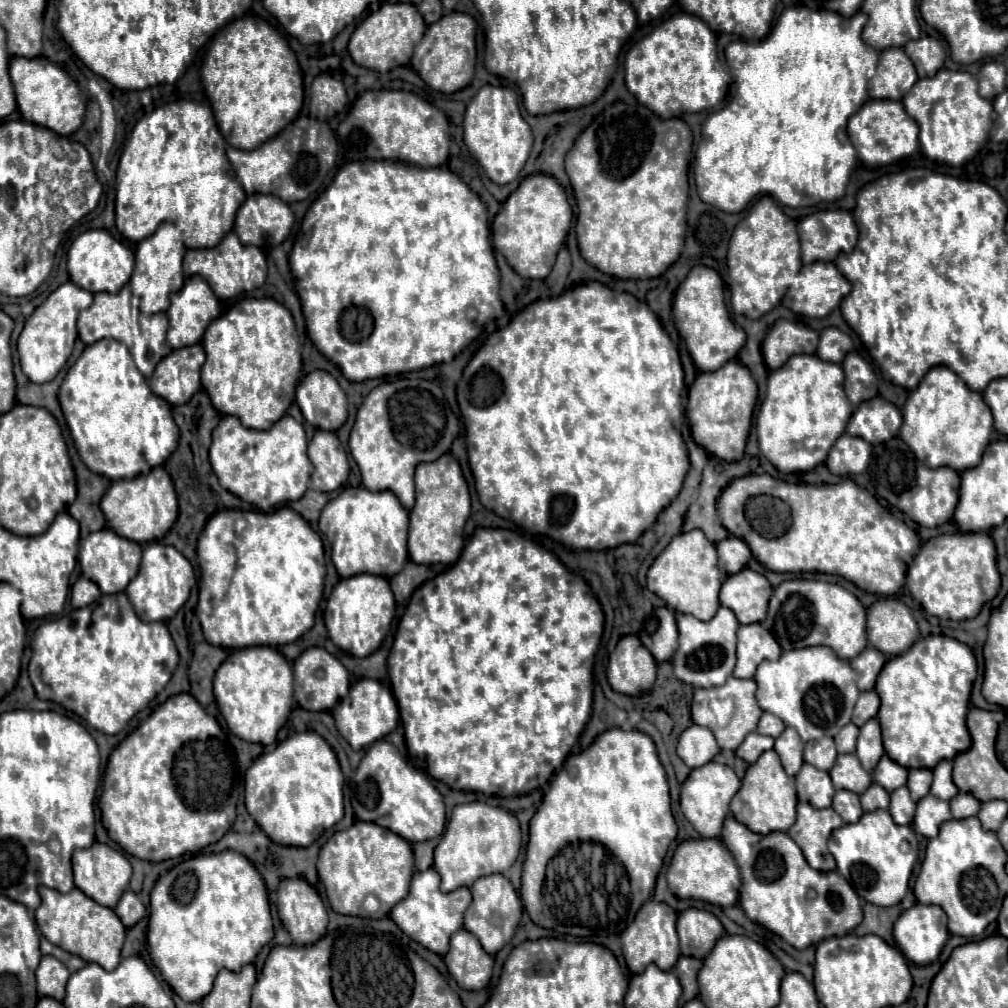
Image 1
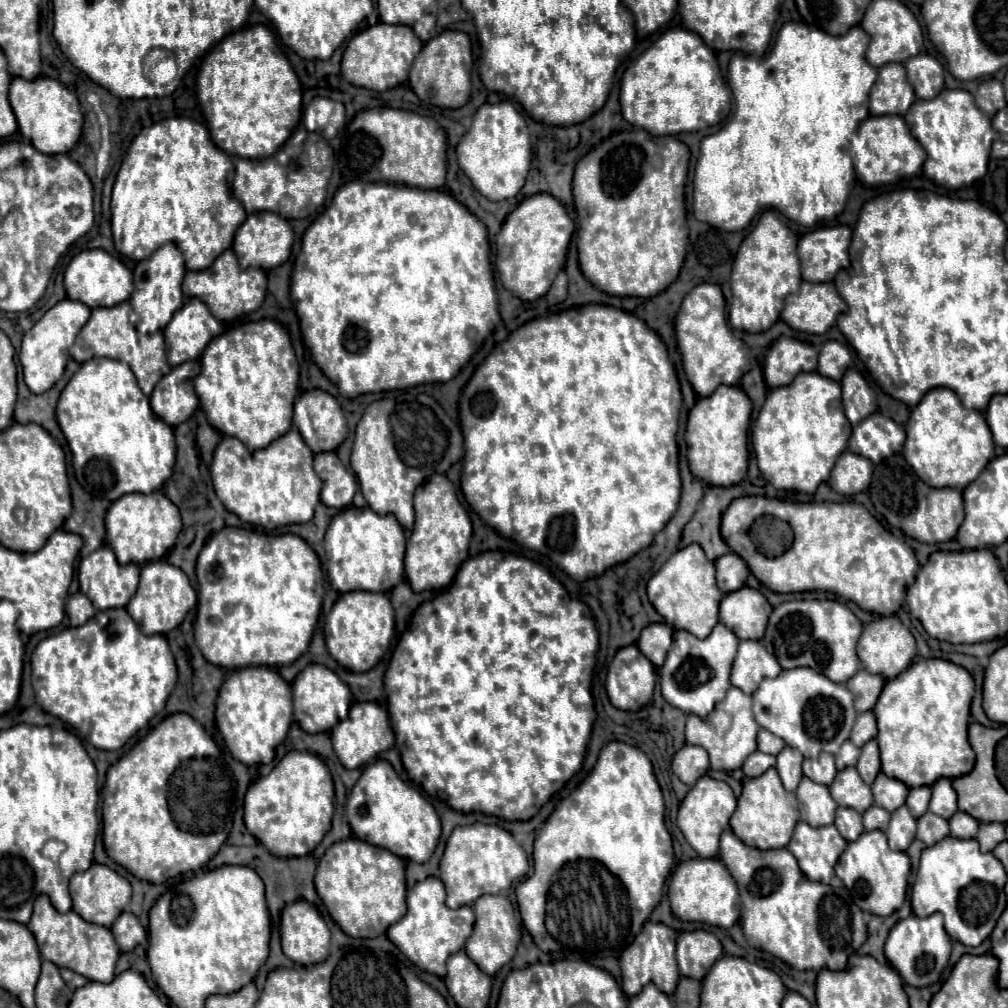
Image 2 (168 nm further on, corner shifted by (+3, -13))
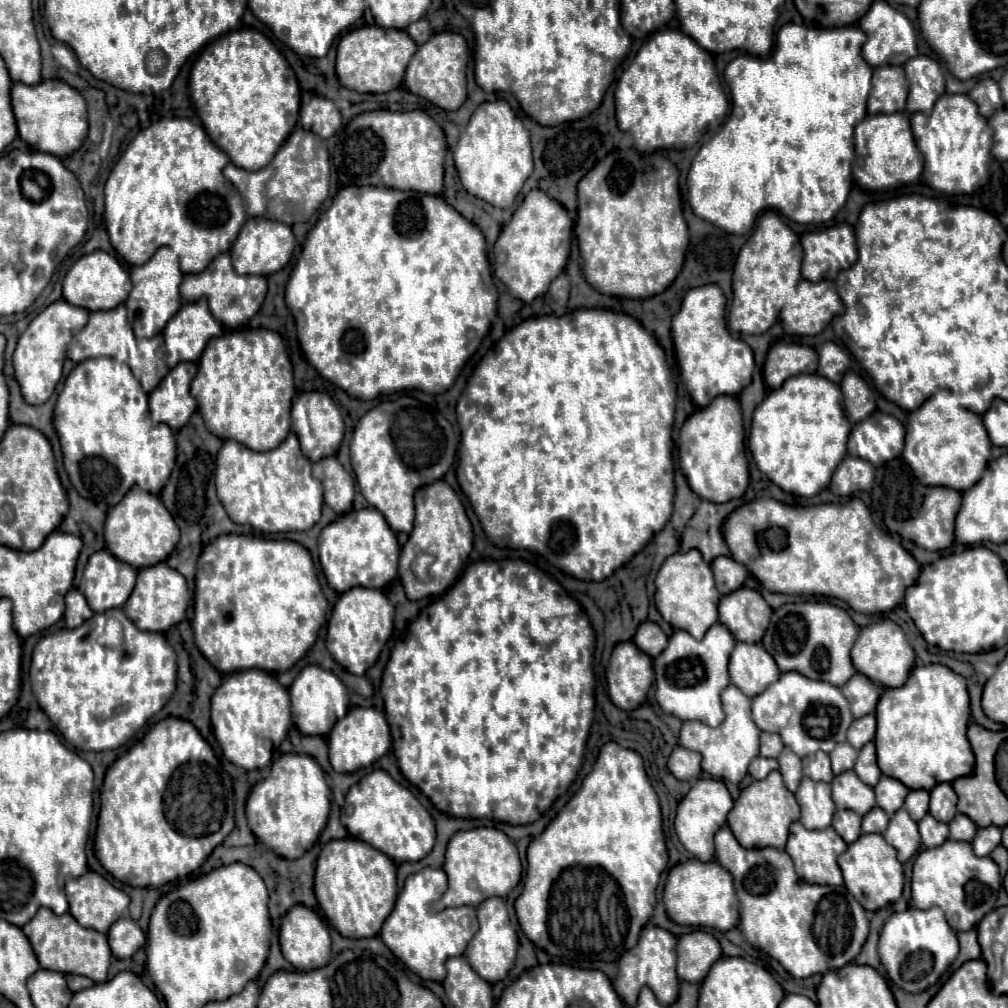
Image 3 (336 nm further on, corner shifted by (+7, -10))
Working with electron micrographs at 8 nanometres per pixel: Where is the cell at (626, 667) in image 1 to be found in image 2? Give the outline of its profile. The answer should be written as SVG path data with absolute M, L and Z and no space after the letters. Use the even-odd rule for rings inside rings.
M635 644L621 648L609 664L605 682L609 700L619 710L639 710L653 698L655 666Z

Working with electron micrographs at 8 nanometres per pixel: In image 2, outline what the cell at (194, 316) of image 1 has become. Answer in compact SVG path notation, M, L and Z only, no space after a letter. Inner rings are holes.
M195 298L185 300L185 306L179 312L175 312L171 324L167 324L165 328L165 348L167 348L169 364L179 366L183 362L197 360L203 354L203 348L219 334L223 334L223 324L215 320L215 316L211 316L209 308L201 300Z

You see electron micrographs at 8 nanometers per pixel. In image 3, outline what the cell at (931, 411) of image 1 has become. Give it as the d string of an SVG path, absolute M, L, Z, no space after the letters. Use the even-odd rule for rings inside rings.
M943 389L933 393L919 409L909 413L902 458L923 485L943 485L965 491L975 485L975 481L979 481L989 457L991 441L987 437L981 415L953 403Z

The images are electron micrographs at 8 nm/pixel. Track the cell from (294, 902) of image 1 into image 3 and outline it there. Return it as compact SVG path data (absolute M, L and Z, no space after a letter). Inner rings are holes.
M295 905L287 911L287 915L281 919L281 929L279 929L279 945L283 957L299 971L311 971L327 965L329 955L331 955L331 937L327 931L327 925L323 919L309 907L305 905Z

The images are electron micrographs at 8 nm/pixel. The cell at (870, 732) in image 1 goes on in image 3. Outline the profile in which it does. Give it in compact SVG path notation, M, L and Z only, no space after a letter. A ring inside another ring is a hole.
M869 741L861 751L859 751L859 757L857 757L857 763L855 763L855 769L857 777L869 785L869 787L875 787L879 777L881 777L881 771L877 767L877 759L875 759L875 743Z

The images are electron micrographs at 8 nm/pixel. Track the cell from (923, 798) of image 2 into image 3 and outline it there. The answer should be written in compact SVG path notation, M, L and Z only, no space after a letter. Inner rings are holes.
M925 789L909 791L907 801L905 801L905 809L911 813L913 821L921 821L923 815L929 811L929 791L925 791Z

